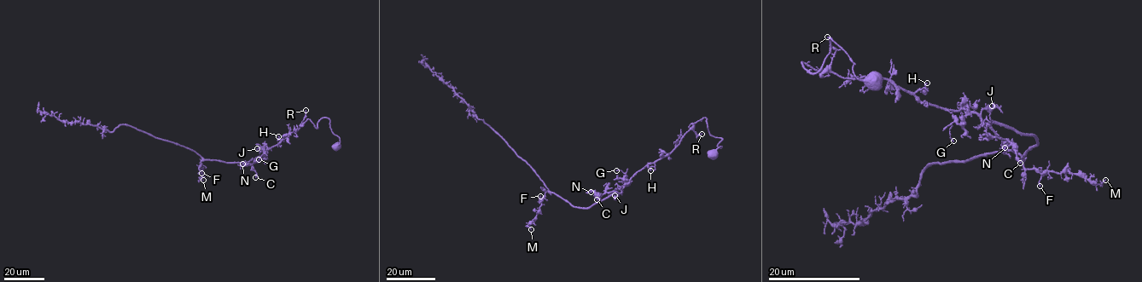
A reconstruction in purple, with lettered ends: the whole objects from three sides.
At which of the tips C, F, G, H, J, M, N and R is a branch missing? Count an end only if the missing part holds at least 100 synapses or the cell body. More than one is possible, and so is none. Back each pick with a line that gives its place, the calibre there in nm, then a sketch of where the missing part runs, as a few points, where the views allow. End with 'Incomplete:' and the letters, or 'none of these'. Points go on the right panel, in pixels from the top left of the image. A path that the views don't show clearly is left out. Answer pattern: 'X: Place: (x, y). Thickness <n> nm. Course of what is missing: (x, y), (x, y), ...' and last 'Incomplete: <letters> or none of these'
Incomplete: none of these

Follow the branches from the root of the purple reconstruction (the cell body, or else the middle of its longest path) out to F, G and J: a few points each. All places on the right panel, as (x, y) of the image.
F: (874, 85), (830, 37), (822, 68), (802, 62), (1032, 135), (1022, 158), (1040, 186)
G: (874, 85), (830, 37), (822, 68), (811, 73), (802, 62), (964, 109), (953, 140)
J: (874, 85), (830, 37), (822, 68), (811, 73), (802, 62), (888, 80), (944, 108), (992, 106)

